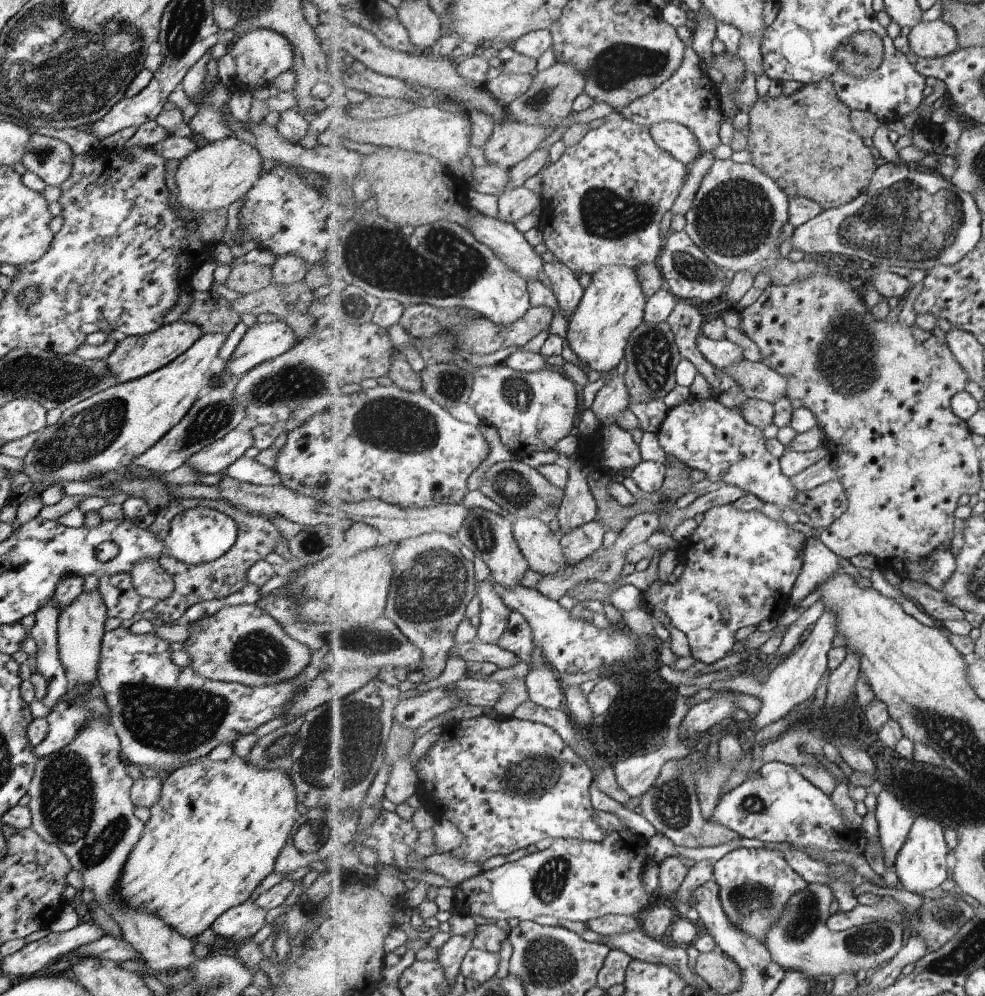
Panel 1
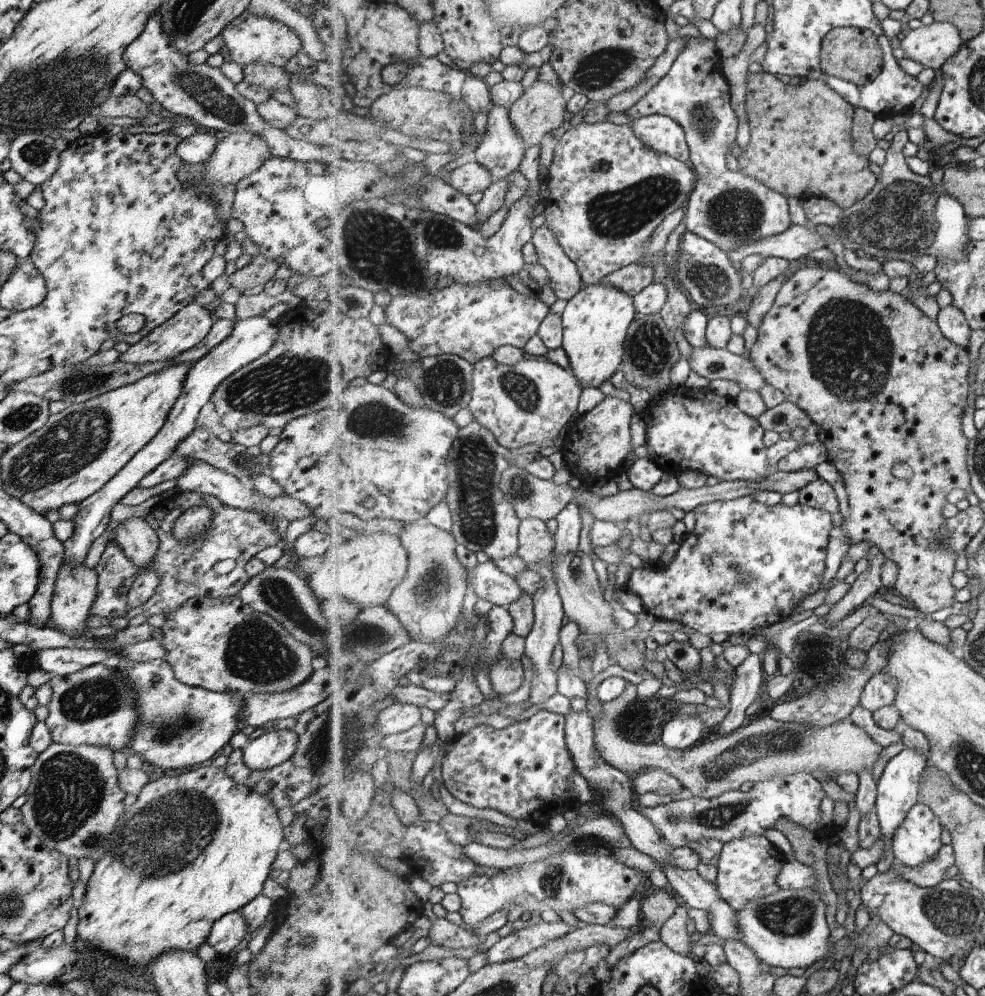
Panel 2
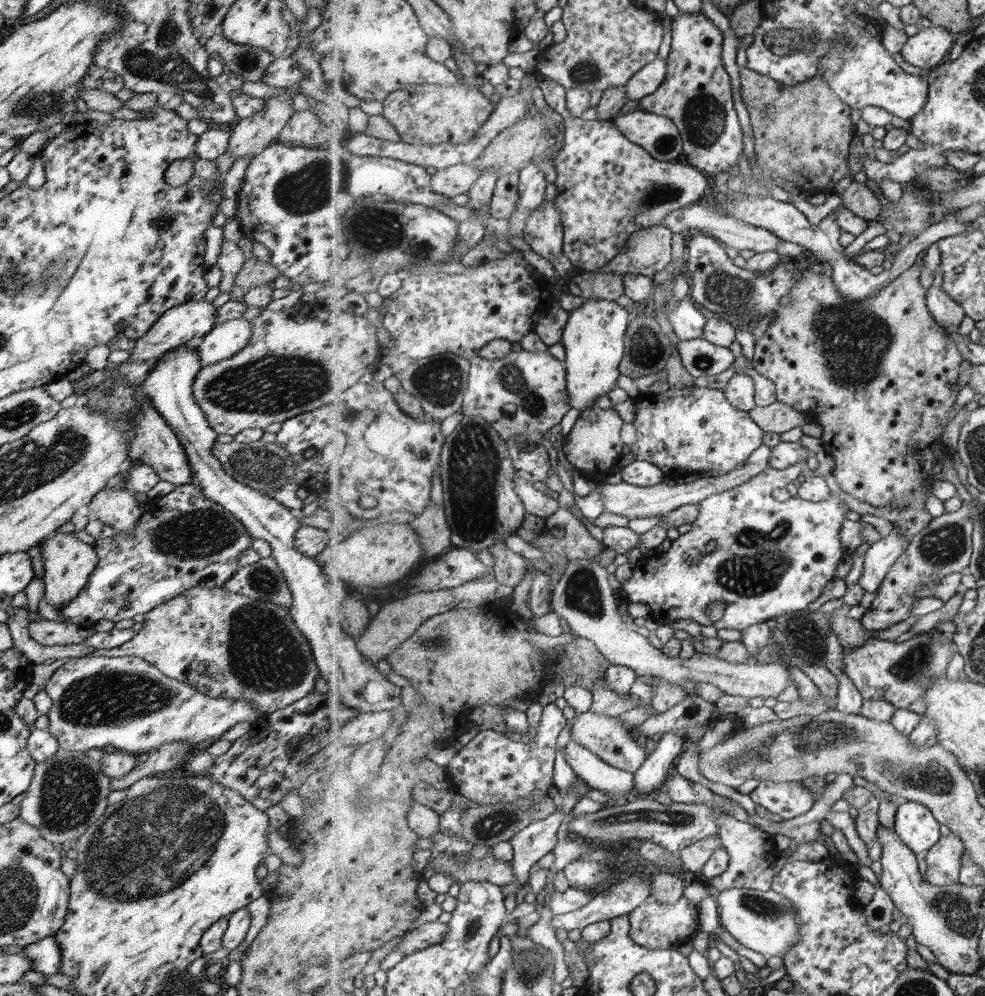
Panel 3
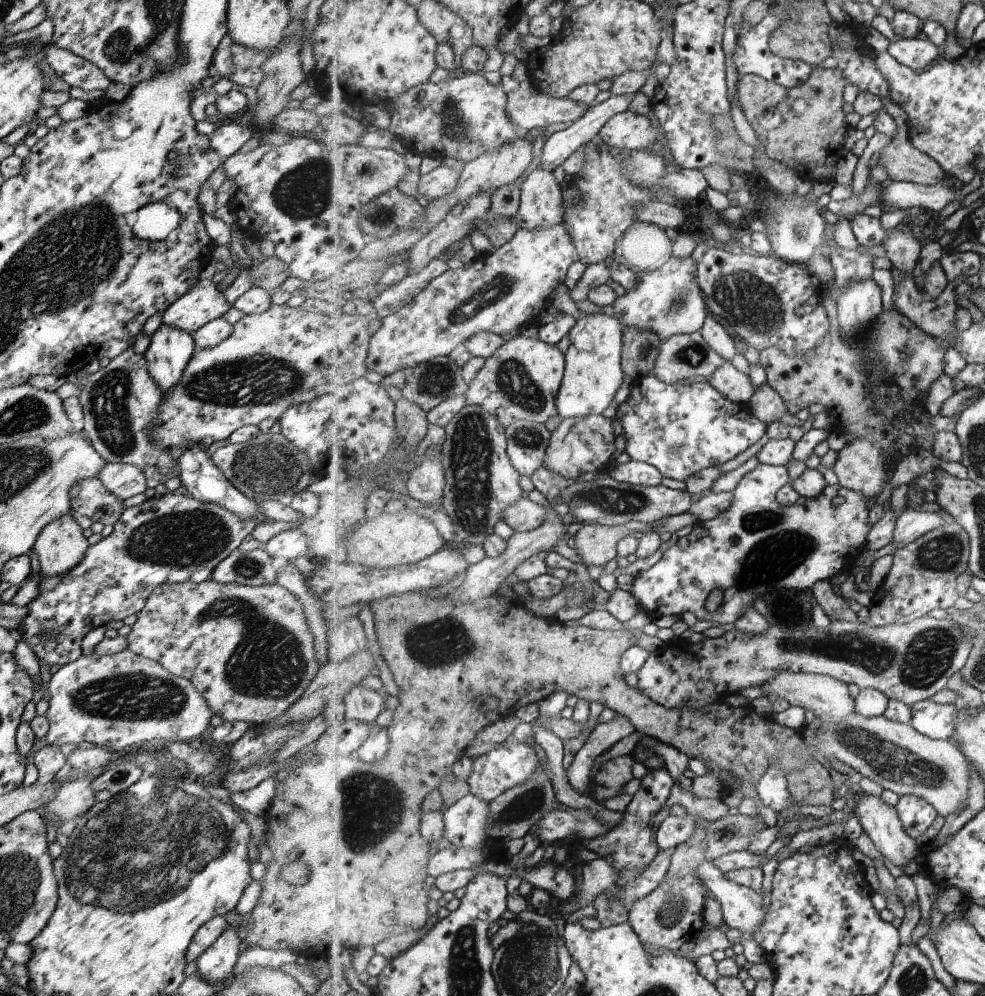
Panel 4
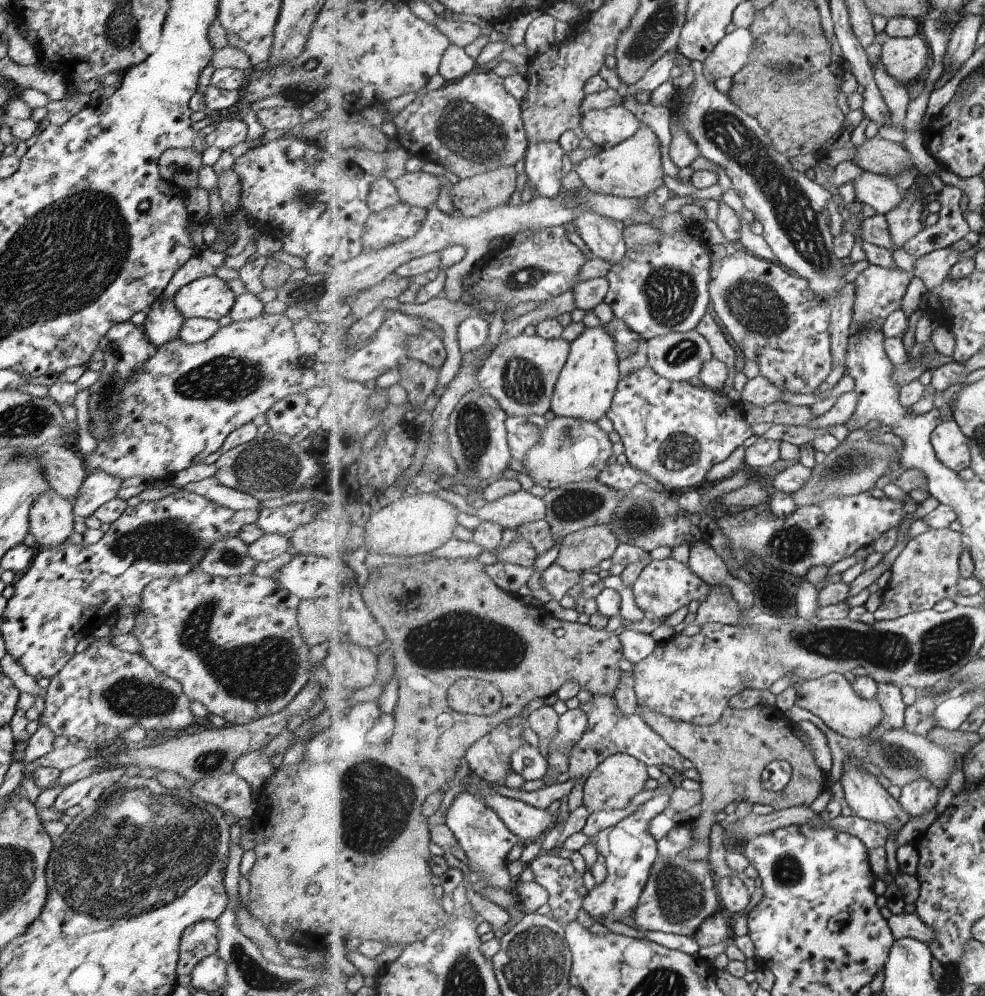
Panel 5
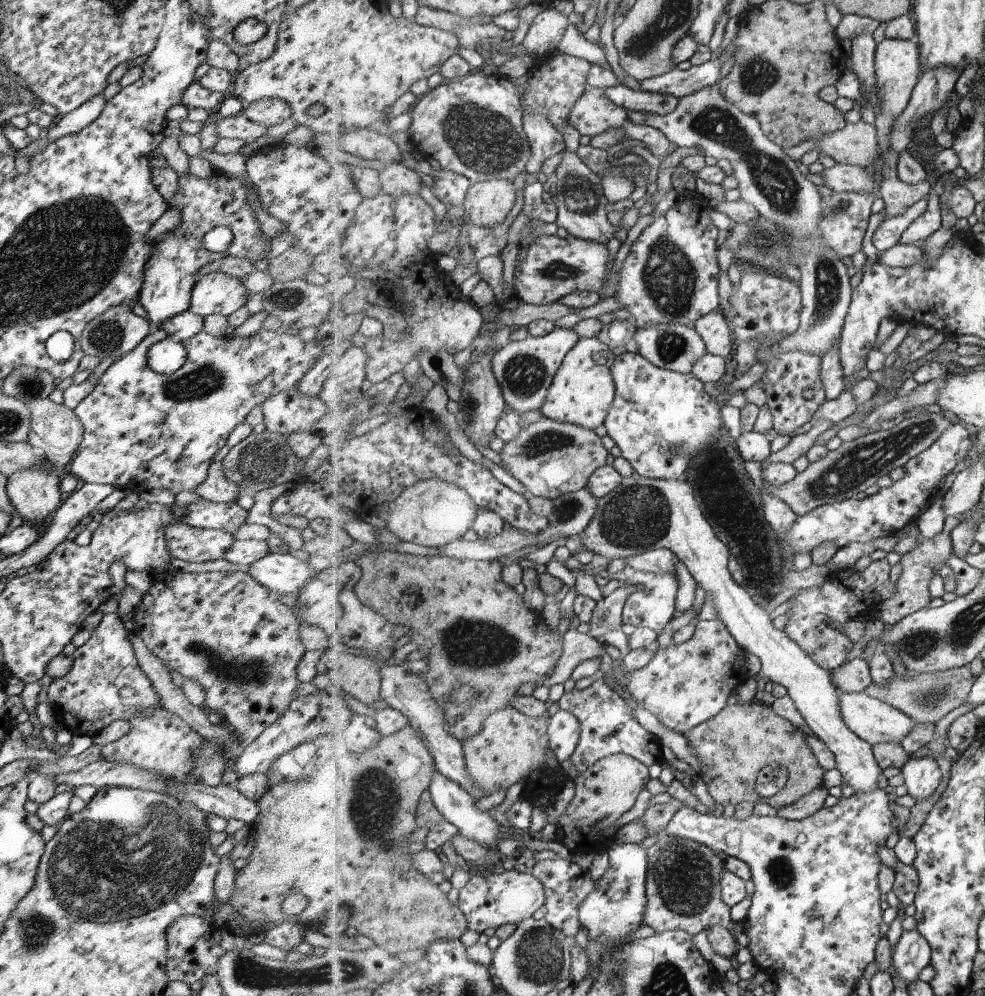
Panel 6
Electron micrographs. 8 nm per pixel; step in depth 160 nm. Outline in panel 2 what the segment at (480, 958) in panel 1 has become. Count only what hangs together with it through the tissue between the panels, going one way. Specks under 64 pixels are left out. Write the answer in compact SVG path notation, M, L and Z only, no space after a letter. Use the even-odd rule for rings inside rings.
M565 920L538 923L512 931L487 951L487 964L507 962L529 954L532 950L562 938L575 930Z

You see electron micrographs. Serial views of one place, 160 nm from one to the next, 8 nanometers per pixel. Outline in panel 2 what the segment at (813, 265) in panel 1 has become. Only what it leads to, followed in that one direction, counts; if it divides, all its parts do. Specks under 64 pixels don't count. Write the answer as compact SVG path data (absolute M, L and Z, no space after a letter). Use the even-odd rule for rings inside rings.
M703 35L689 37L685 48L679 53L667 76L664 76L653 90L632 106L627 115L630 120L637 120L649 115L667 115L678 121L686 132L690 145L690 163L697 176L696 190L691 194L685 206L684 223L687 230L718 244L725 252L733 252L745 243L755 242L765 237L785 232L791 228L791 212L789 202L783 193L769 188L760 180L751 178L739 170L731 168L727 163L727 154L737 150L737 116L731 106L731 86L723 72L723 60L718 48L717 38L705 38Z

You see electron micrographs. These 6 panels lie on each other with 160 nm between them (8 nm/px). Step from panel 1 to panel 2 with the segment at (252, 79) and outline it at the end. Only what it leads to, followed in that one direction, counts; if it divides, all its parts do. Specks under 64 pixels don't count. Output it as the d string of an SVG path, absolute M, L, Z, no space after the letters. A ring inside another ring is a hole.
M247 8L230 25L225 25L220 35L227 48L226 59L240 67L247 63L257 63L272 64L281 68L295 53L306 48L304 41L298 38L289 27L280 21L250 14Z

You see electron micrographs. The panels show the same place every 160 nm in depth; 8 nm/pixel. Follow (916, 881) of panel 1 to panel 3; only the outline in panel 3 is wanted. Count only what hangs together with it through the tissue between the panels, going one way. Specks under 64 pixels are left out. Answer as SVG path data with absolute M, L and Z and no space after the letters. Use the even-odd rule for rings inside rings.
M901 801L895 814L895 830L917 854L929 852L941 836L940 822L930 808L915 801Z

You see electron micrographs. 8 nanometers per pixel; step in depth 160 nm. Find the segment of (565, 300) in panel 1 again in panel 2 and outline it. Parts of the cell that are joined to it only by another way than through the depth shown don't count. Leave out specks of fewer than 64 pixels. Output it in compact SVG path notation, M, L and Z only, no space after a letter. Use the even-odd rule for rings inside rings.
M543 224L534 231L532 244L540 263L546 270L551 288L559 299L570 301L580 290L582 274L558 243L557 235Z

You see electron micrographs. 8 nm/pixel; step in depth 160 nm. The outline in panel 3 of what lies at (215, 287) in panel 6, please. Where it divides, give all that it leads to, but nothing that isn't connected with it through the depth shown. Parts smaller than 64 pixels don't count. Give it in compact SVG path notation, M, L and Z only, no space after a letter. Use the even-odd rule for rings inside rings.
M205 299L183 301L172 306L159 316L146 334L135 341L133 348L129 350L130 355L127 360L137 364L155 362L164 352L185 346L193 337L205 336L214 325L215 317L216 308Z

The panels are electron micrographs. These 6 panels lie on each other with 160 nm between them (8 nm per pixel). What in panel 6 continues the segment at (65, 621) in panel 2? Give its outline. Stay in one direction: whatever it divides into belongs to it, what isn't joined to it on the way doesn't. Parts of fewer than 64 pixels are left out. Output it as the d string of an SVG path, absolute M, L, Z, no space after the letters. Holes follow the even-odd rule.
M25 468L7 477L5 490L23 523L44 526L60 506L59 478L41 468Z

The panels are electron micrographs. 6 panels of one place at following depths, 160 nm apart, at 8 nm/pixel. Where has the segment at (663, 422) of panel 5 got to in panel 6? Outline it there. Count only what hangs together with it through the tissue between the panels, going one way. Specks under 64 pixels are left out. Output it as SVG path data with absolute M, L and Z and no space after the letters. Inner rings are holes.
M625 352L617 355L611 371L616 398L604 423L608 436L640 476L683 479L691 458L709 446L713 438L723 436L722 404L707 394L705 384L693 373L657 368L641 354Z

